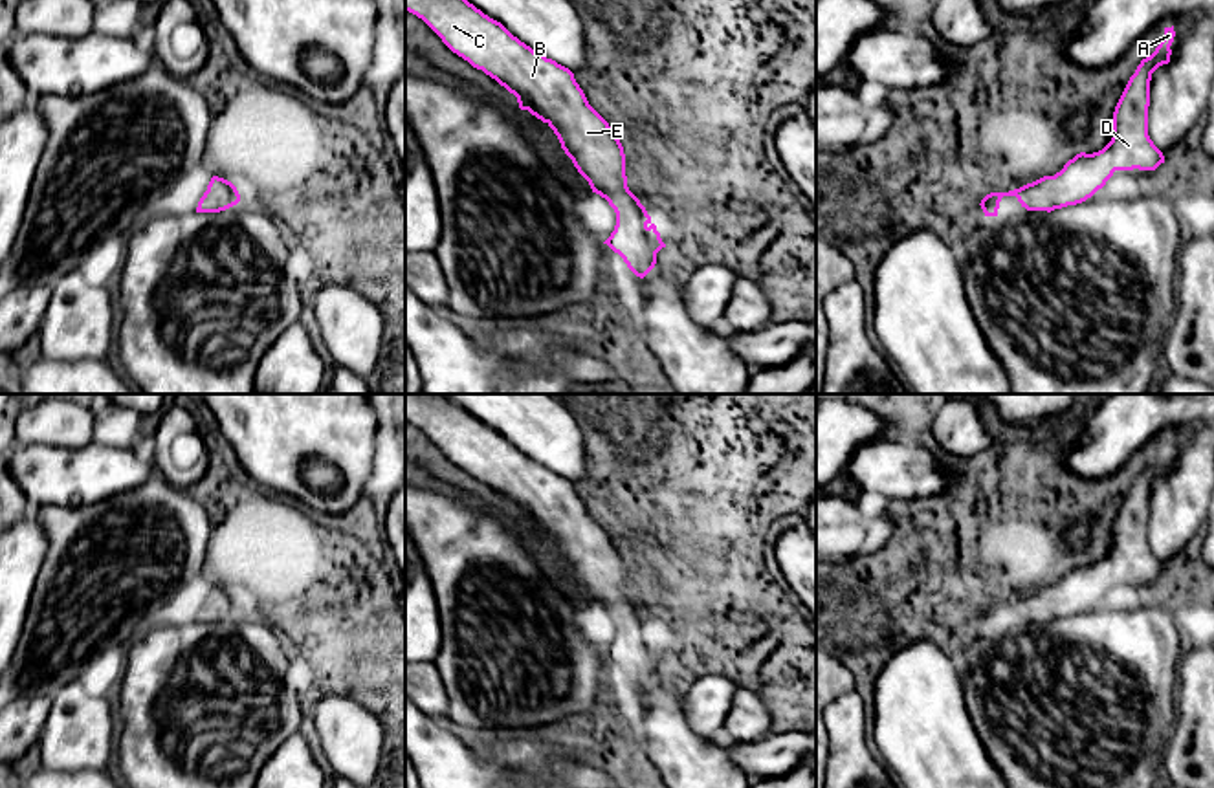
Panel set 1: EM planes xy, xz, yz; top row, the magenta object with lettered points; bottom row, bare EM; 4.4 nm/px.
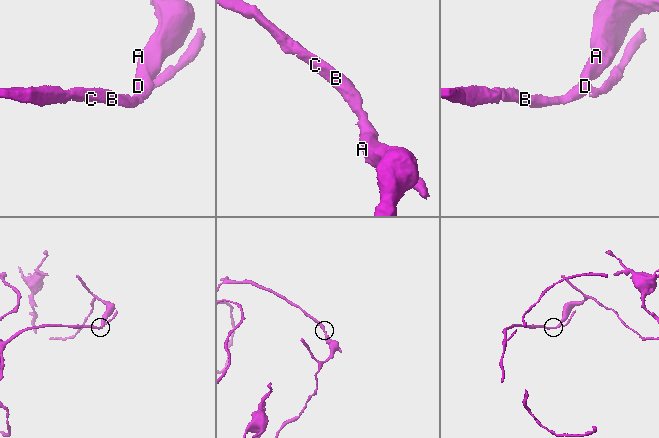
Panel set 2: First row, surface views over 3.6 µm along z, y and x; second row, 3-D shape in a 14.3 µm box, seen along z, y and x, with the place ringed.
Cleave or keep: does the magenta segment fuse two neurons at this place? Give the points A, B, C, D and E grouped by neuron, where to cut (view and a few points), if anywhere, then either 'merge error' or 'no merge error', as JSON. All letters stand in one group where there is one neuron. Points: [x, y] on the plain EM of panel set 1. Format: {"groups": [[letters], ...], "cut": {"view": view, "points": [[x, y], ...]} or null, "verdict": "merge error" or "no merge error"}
{"groups": [["A", "B", "C", "D", "E"]], "cut": null, "verdict": "no merge error"}

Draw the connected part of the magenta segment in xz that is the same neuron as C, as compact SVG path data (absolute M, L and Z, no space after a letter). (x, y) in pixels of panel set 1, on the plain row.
M405 394L405 421L422 429L442 453L473 478L482 480L517 508L519 519L546 533L557 546L561 559L592 603L609 612L616 623L616 636L603 652L618 663L627 678L644 689L657 674L657 663L666 658L646 618L629 601L625 564L609 533L589 515L574 484L552 469L534 462L513 447L501 432L490 429L464 407L436 394Z

